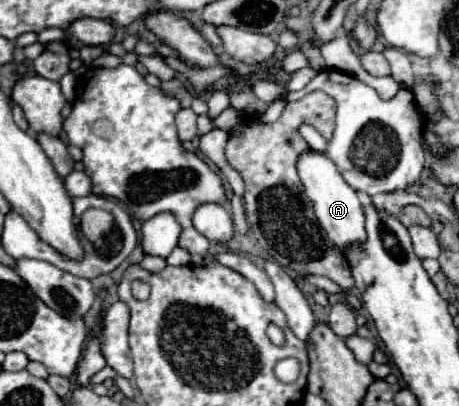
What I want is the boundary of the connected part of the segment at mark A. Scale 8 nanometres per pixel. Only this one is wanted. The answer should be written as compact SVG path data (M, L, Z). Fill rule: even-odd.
M310 150L300 156L298 174L304 184L306 196L310 198L310 202L314 206L320 226L328 232L328 238L336 244L336 248L340 248L344 252L348 246L364 244L366 242L364 208L358 200L358 194L348 186L348 182L344 182L342 174L336 170L336 164L326 154Z

